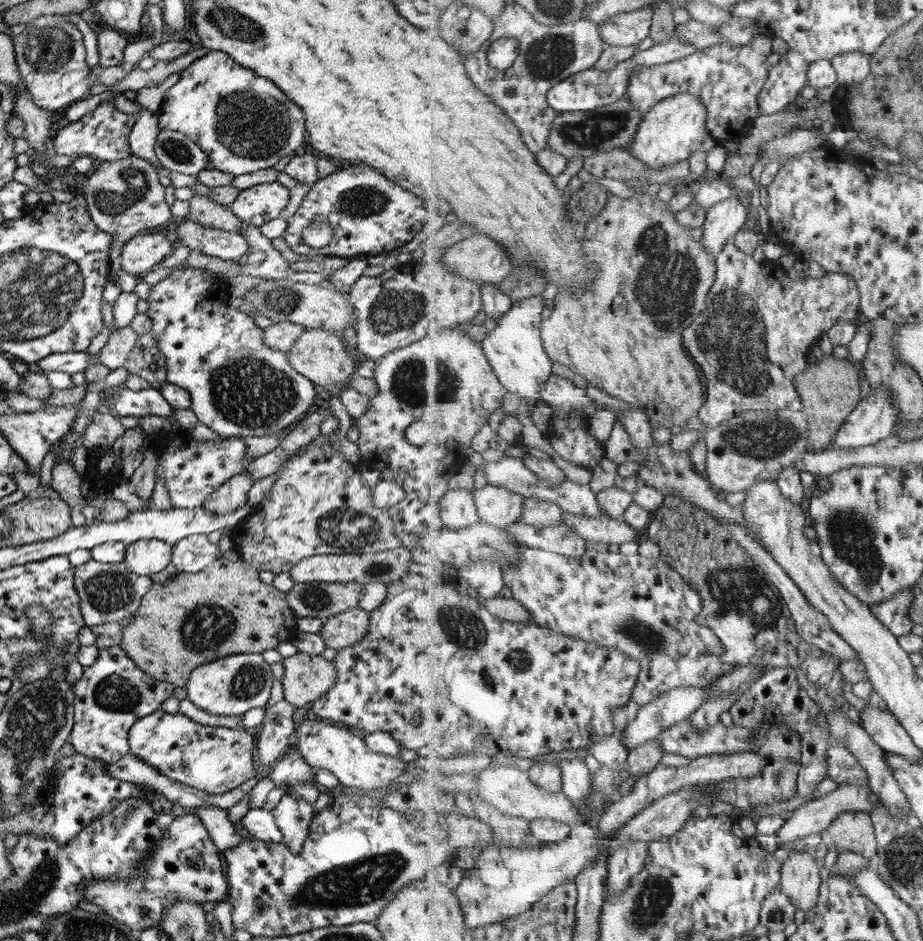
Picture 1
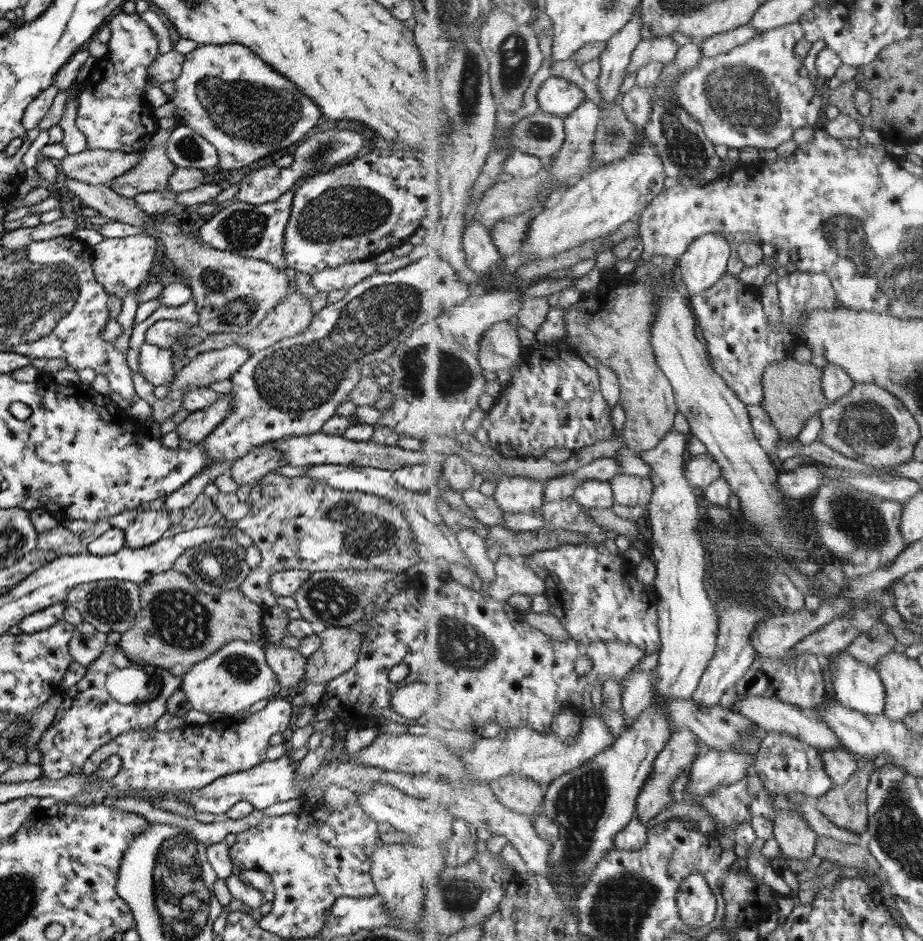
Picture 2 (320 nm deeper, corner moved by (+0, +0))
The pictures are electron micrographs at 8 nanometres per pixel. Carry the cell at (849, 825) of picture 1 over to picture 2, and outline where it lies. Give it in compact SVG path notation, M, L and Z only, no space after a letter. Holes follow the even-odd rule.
M873 757L857 758L857 772L849 778L847 784L834 785L832 789L821 797L818 797L817 808L825 813L825 816L846 832L866 837L871 818L868 812L868 783L873 770Z

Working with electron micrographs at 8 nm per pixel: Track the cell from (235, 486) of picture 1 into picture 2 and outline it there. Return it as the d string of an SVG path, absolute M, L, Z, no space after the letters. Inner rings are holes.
M271 445L252 447L242 457L235 459L228 468L228 474L238 484L257 482L274 468L286 465L284 454Z

